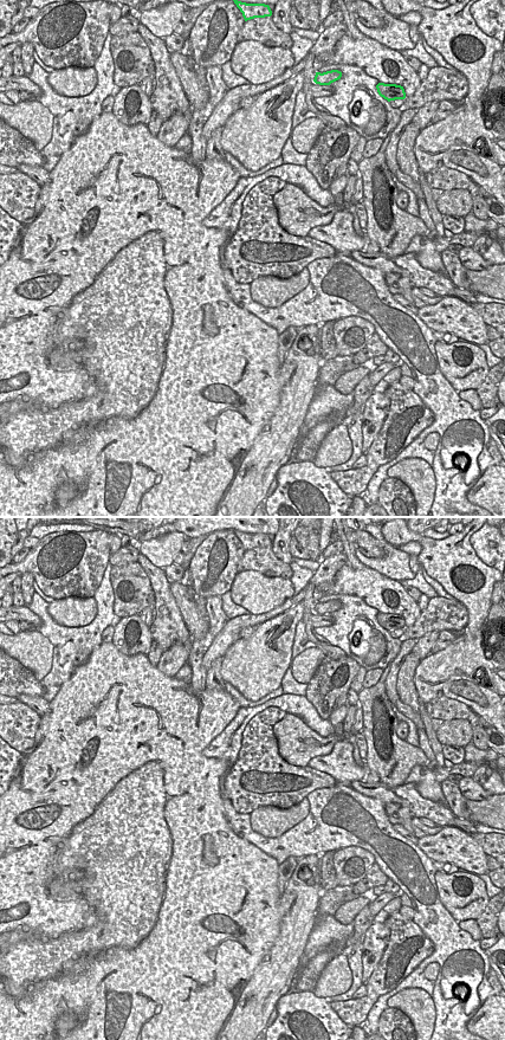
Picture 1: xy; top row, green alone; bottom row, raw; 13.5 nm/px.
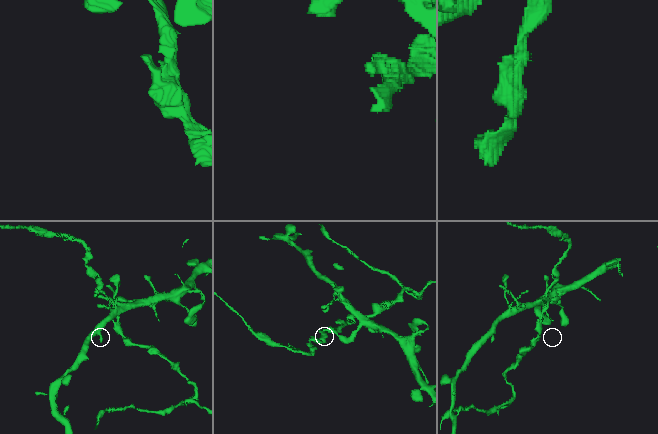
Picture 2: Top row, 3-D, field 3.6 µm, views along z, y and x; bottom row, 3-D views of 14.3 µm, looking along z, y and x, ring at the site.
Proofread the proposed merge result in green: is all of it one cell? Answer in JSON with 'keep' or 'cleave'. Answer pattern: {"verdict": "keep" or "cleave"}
{"verdict": "cleave"}

